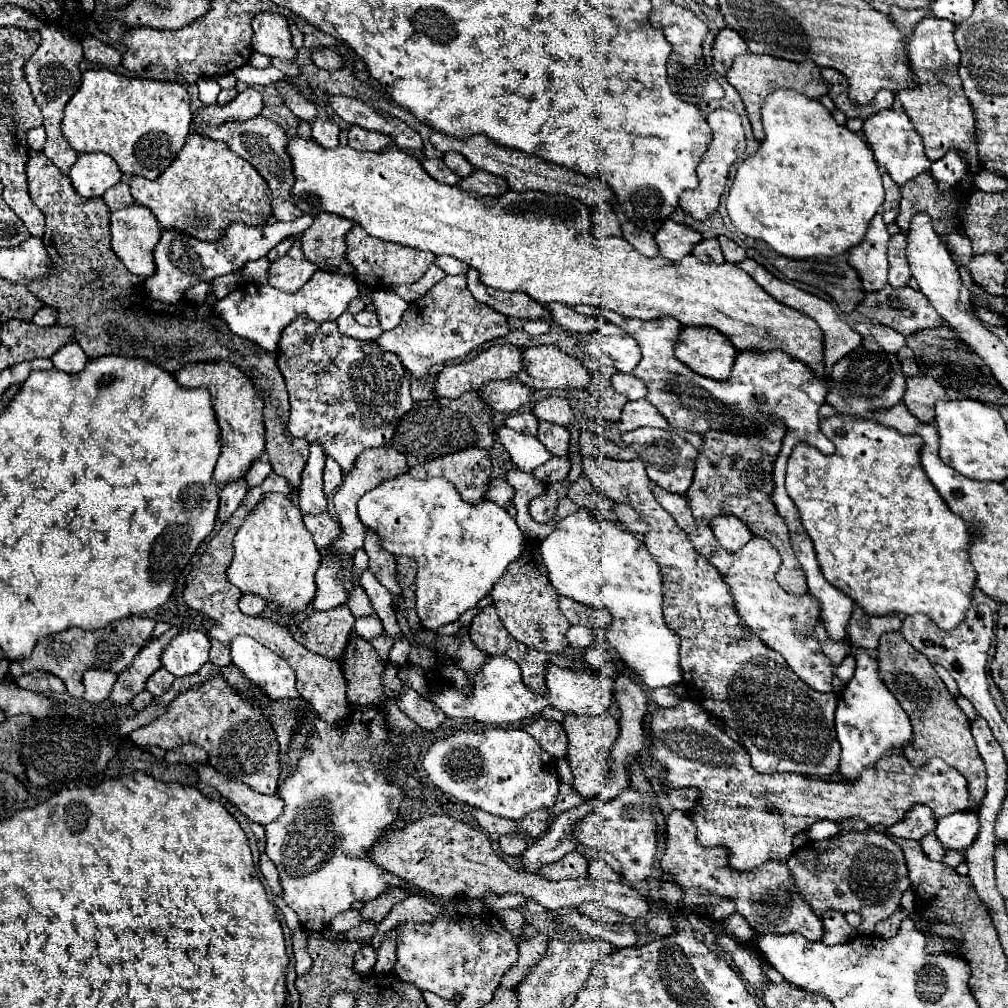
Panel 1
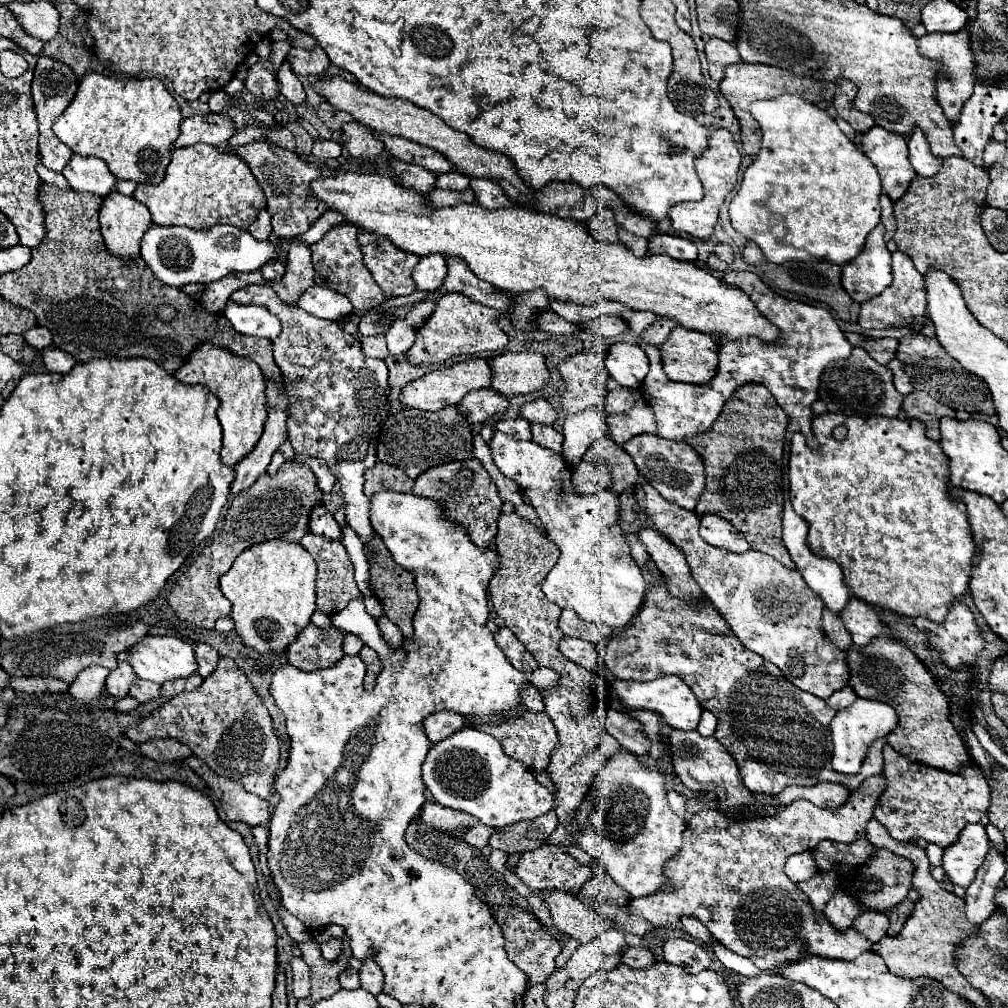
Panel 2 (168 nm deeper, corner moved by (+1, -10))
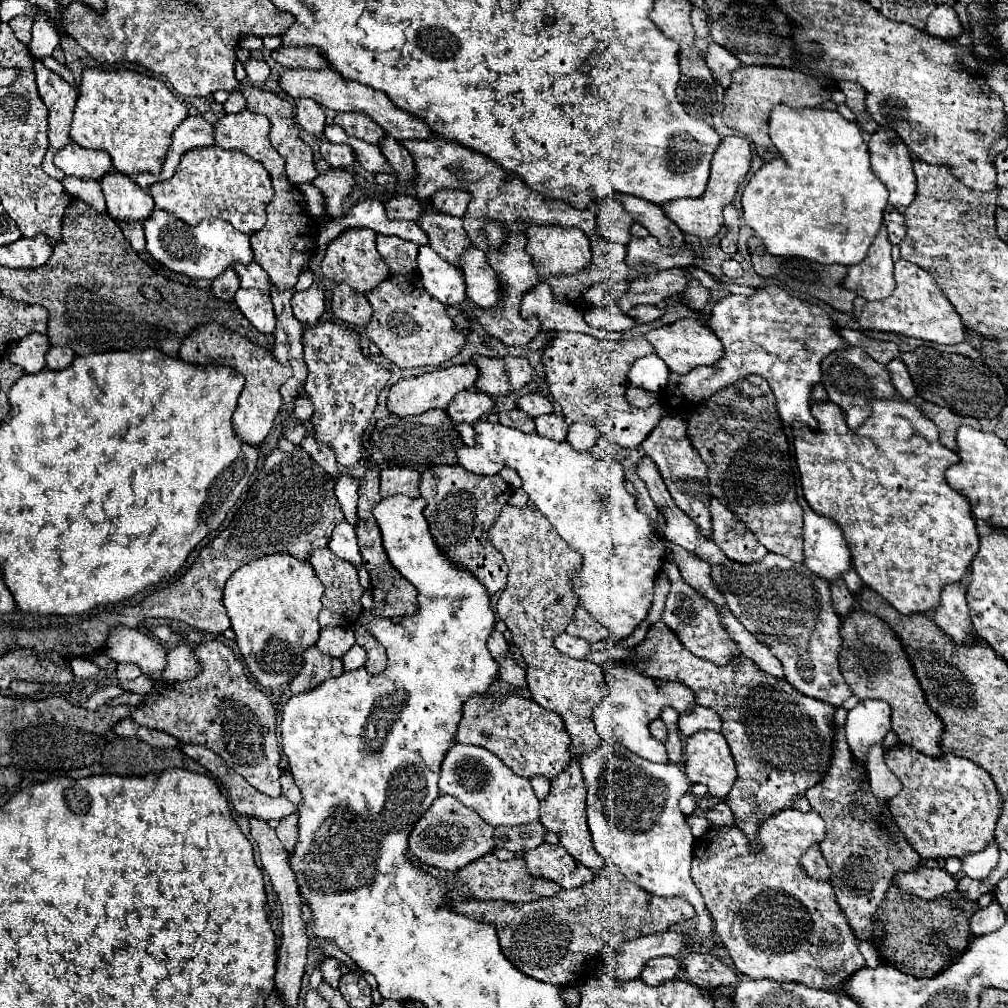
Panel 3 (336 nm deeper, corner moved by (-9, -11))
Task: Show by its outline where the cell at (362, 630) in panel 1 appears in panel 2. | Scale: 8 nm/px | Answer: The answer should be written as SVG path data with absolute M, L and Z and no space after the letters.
M348 634L344 638L344 652L346 654L358 654L362 646L364 646L364 642L360 642L360 638L356 638L354 634Z

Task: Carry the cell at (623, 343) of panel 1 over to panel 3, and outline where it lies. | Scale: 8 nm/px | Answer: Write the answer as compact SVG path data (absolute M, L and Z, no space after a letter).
M646 355L642 359L638 359L632 369L630 369L630 375L628 375L628 381L630 385L634 387L640 387L640 389L646 389L646 391L662 391L668 383L668 367L666 363L656 357L656 355Z

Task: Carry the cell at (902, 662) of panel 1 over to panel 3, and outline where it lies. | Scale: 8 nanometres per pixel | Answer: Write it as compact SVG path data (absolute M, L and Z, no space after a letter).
M852 611L842 617L840 625L842 651L840 651L840 671L846 683L852 687L858 699L882 699L892 707L892 729L898 733L904 745L916 747L924 755L940 757L942 749L938 747L938 739L942 735L942 723L926 705L924 693L920 689L914 671L910 669L910 661L900 645L896 633L882 623L876 615L860 611Z

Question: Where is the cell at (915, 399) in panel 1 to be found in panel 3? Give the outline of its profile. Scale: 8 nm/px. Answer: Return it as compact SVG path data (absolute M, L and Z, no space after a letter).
M924 403L924 405L922 405L922 411L936 423L936 427L938 427L938 431L940 431L940 441L942 441L948 449L952 449L952 451L958 449L958 445L956 445L958 427L970 425L970 427L974 427L974 429L980 429L978 419L956 415L956 413L948 411L948 409L940 409L940 407L934 405L934 403Z

